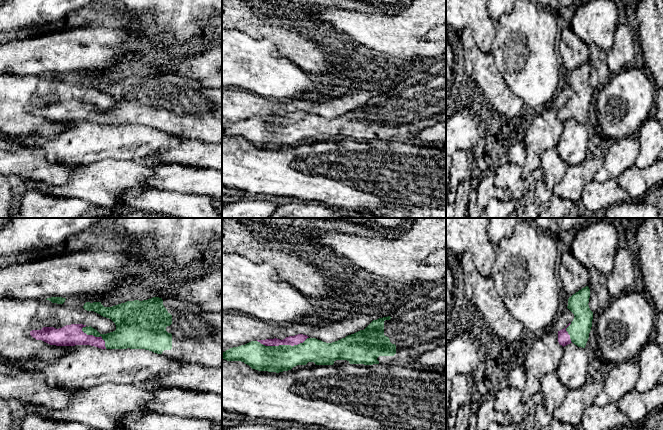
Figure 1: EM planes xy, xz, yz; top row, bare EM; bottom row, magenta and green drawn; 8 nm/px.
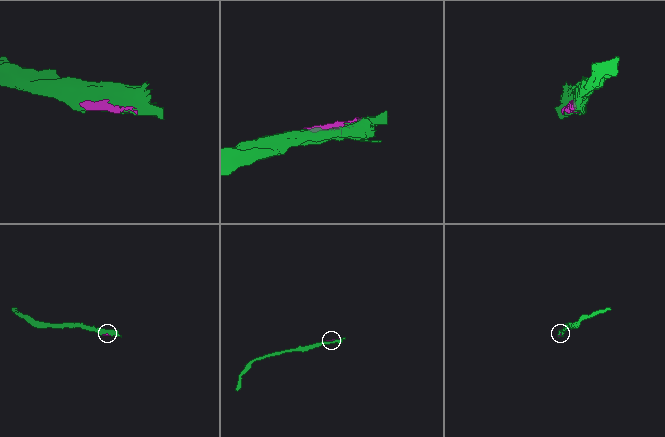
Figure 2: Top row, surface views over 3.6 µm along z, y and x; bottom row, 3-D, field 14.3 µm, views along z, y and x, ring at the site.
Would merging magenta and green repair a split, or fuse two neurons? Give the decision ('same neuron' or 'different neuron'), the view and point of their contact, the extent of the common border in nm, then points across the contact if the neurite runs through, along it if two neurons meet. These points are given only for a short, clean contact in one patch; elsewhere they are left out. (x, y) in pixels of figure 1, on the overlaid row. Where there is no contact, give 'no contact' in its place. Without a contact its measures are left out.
same neuron; meets magenta in xz at (282, 344); contact 420 nm long

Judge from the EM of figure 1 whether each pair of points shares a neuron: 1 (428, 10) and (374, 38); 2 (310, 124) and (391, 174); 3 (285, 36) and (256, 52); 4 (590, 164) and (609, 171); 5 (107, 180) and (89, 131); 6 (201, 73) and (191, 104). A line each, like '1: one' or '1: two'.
1: one
2: two
3: two
4: two
5: two
6: two

